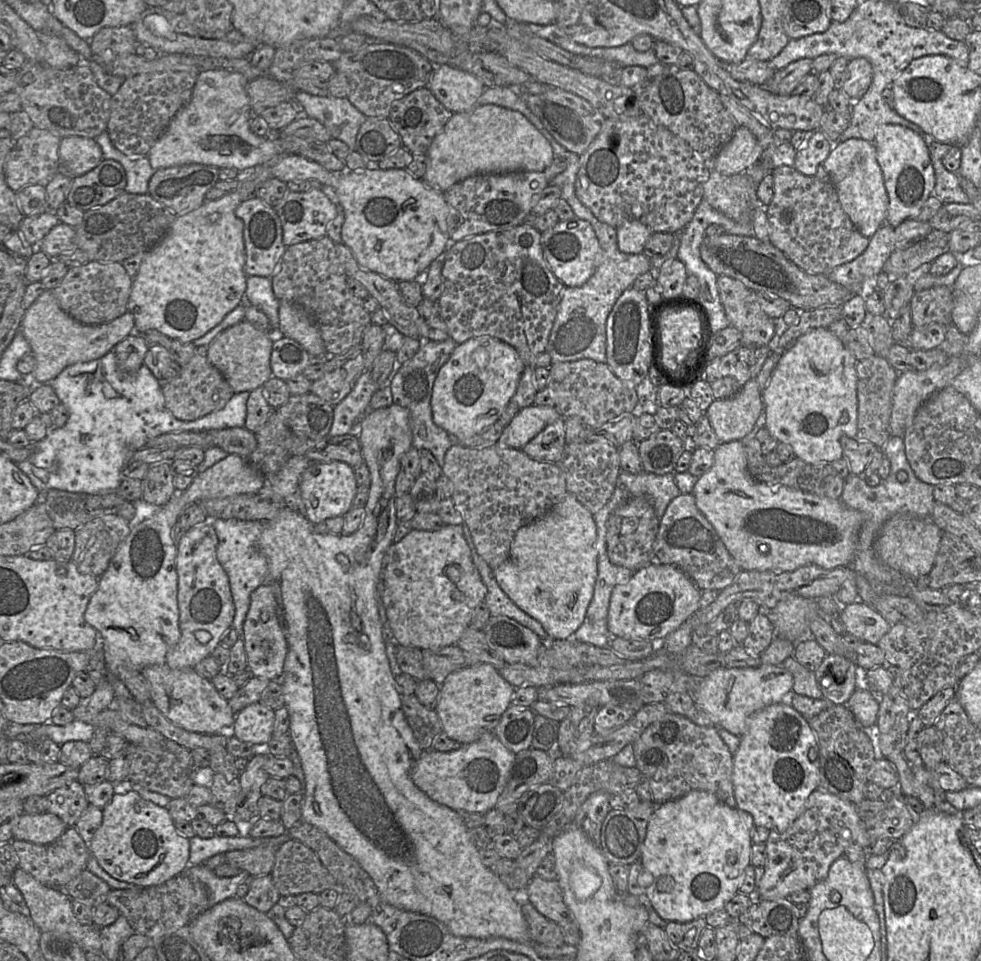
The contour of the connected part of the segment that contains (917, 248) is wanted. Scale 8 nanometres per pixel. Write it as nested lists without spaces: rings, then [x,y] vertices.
[[[932,230],[924,239],[916,242],[909,248],[894,250],[882,267],[889,281],[892,277],[905,276],[925,263],[931,264],[939,255],[949,252],[949,233],[941,230]]]

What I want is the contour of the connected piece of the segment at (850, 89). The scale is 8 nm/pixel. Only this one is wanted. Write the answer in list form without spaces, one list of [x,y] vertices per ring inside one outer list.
[[[863,57],[851,59],[837,88],[842,89],[850,98],[852,106],[866,93],[871,85],[873,69],[871,63]]]

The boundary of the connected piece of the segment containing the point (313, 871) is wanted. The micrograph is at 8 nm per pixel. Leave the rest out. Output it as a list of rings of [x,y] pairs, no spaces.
[[[289,838],[275,853],[270,873],[280,895],[297,896],[336,888],[336,881],[317,854],[298,840]]]

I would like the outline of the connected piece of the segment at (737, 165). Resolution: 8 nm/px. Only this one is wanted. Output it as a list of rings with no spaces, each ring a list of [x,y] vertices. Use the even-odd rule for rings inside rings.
[[[737,126],[731,140],[719,150],[710,166],[723,175],[743,173],[759,161],[763,151],[748,128]]]

